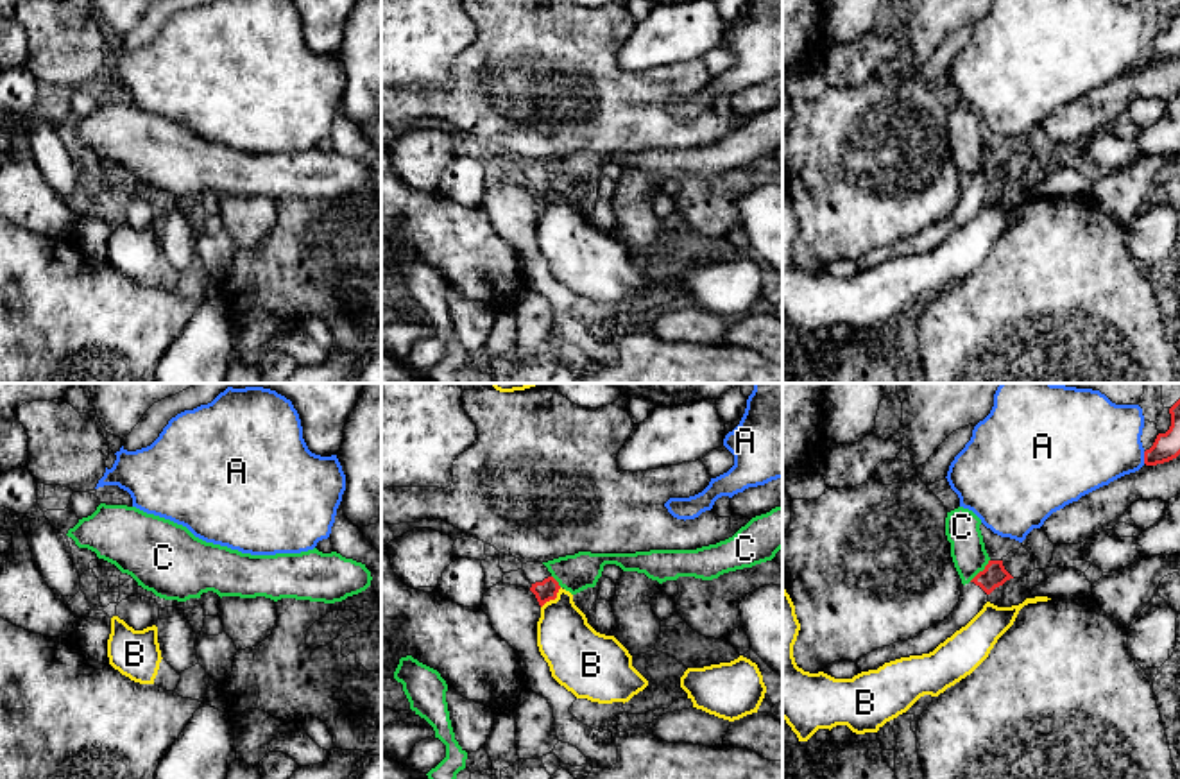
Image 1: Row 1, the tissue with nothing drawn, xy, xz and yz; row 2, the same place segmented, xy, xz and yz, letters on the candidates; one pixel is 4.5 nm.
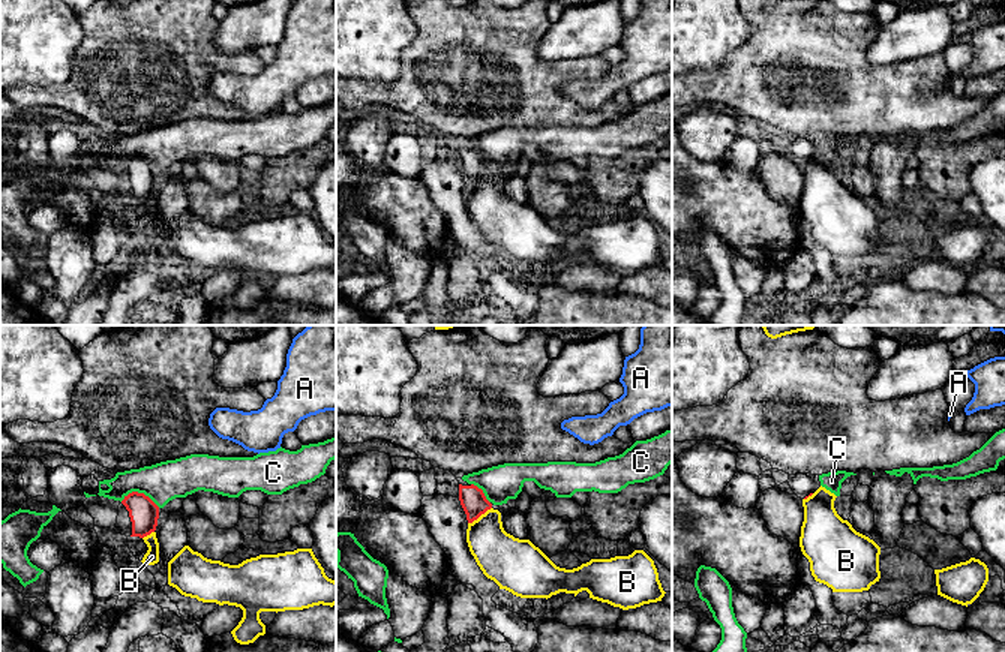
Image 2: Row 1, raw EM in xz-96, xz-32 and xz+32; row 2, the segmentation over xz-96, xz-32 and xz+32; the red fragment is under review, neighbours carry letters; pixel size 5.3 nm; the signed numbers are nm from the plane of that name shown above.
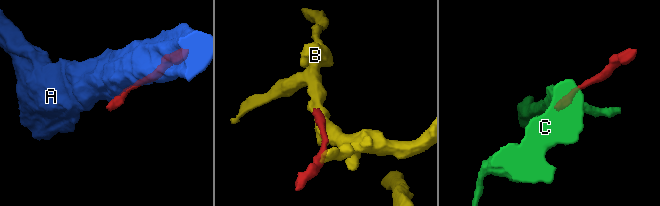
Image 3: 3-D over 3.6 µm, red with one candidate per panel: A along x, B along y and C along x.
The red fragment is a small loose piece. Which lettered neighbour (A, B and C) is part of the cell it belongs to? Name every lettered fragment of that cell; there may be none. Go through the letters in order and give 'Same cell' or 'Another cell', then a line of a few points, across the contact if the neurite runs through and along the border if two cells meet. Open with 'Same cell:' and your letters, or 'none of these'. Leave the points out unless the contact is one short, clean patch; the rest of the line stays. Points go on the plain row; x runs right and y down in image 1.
Same cell: none of these
A: Another cell
B: Another cell. Line: xz (561, 187), (541, 206)
C: Another cell. Line: yz (989, 158), (969, 179)

